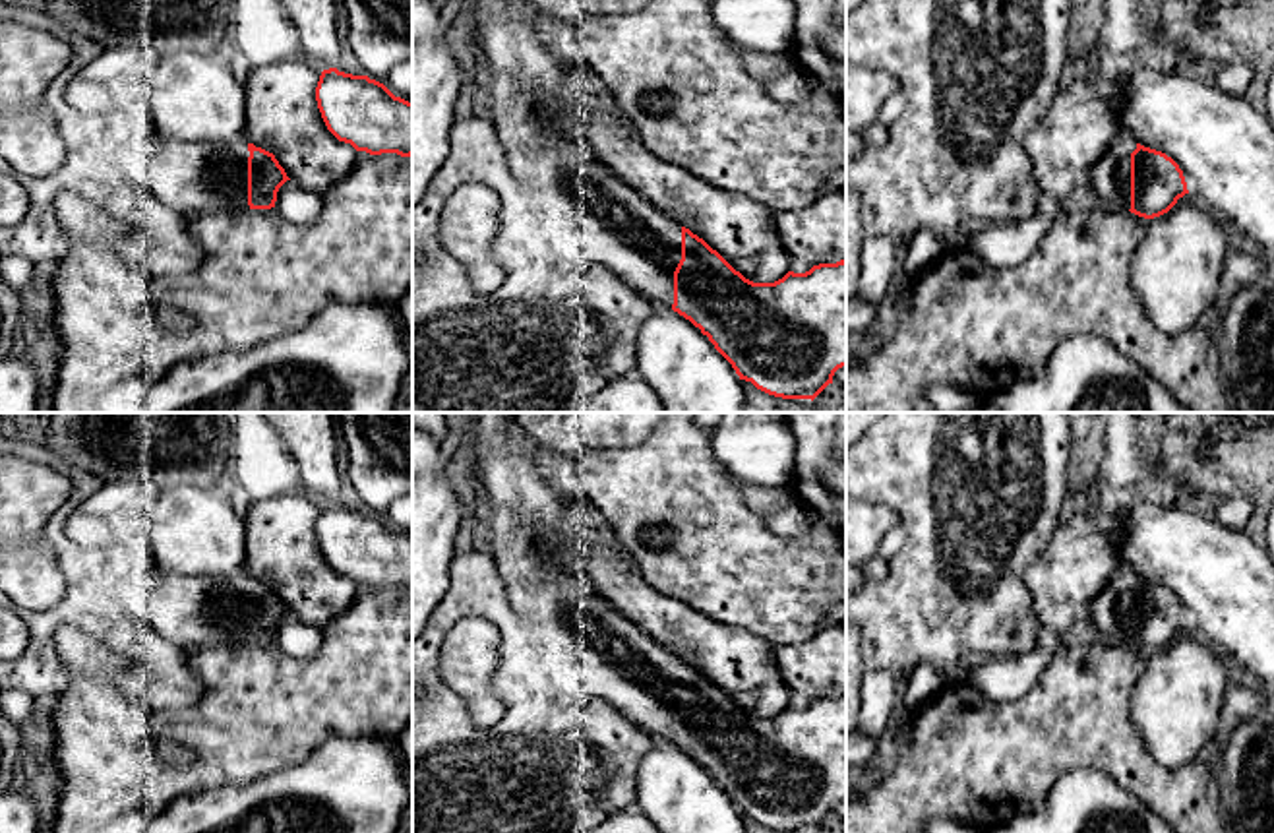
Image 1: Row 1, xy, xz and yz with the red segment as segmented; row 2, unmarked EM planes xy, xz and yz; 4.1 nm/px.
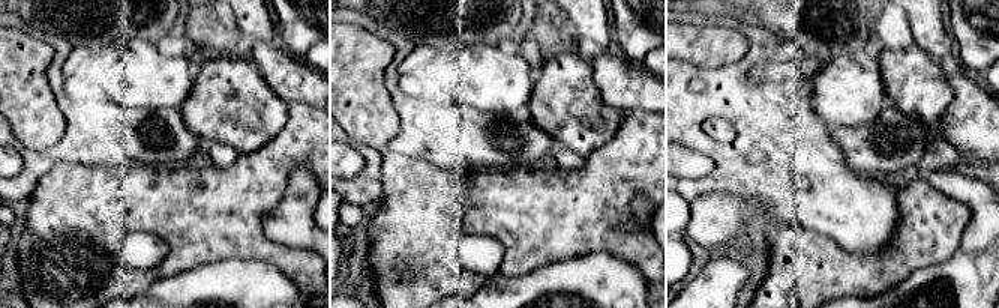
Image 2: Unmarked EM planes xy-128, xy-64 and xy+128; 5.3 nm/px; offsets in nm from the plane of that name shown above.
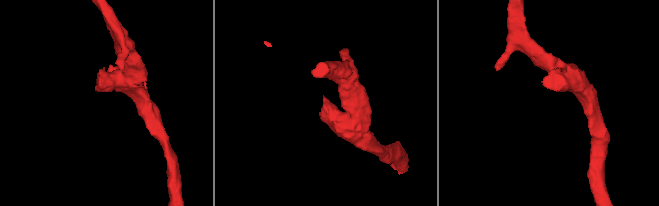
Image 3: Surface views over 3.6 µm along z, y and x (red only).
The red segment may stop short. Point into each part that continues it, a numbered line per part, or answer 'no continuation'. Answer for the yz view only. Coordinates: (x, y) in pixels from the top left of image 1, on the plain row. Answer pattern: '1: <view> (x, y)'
1: yz (1108, 617)

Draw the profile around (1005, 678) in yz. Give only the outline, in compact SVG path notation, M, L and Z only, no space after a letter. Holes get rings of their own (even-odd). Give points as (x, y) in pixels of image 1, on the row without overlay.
M1042 628L1036 645L1026 653L984 659L968 680L991 701L1016 701L1036 682L1051 659L1073 639Z

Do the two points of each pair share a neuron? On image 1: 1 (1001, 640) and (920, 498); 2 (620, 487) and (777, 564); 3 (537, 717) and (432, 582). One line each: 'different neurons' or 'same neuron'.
1: same neuron
2: same neuron
3: different neurons

